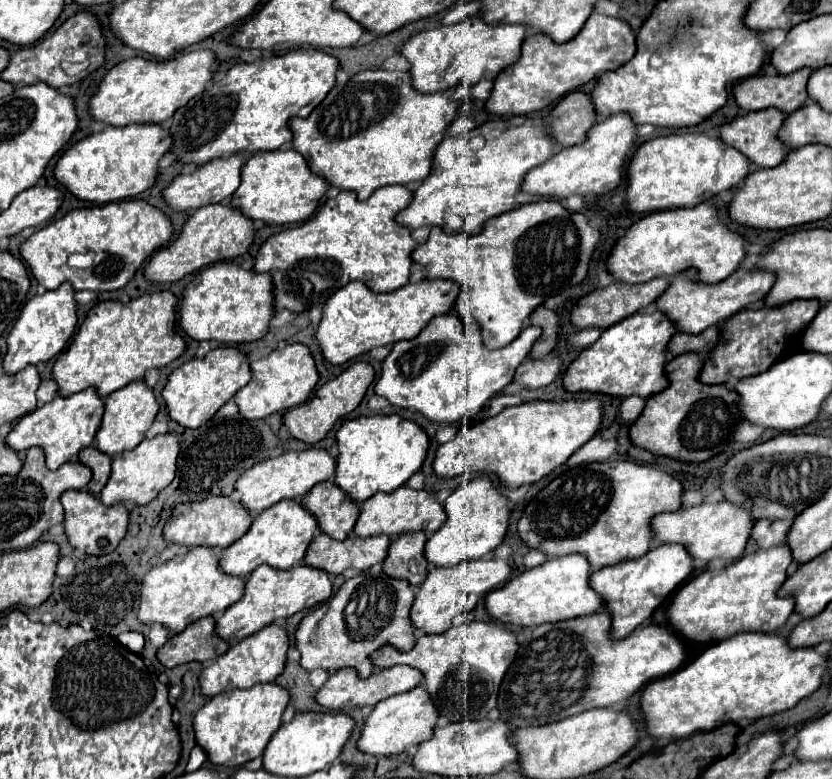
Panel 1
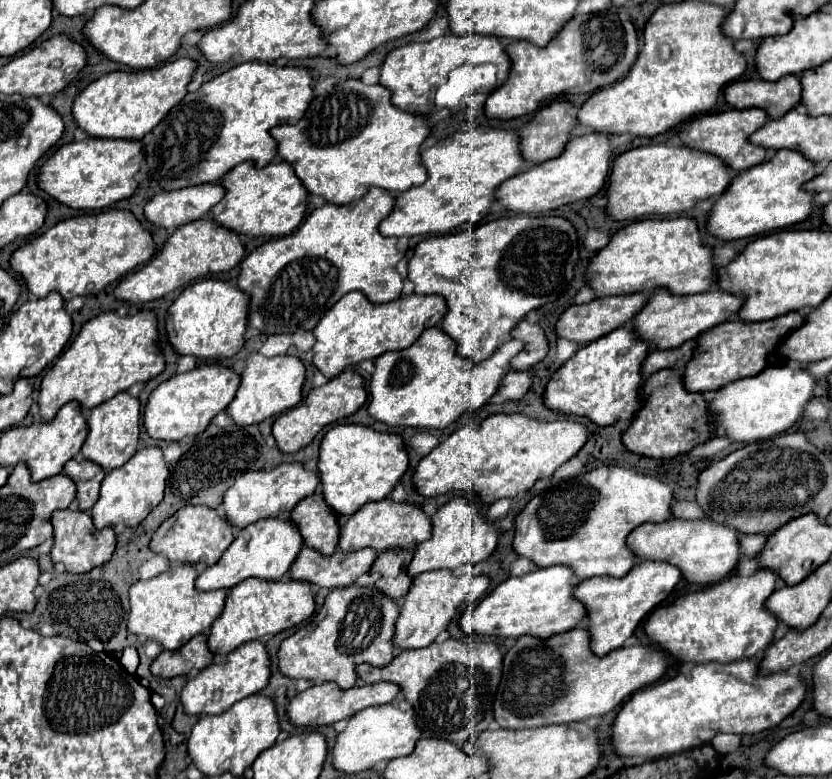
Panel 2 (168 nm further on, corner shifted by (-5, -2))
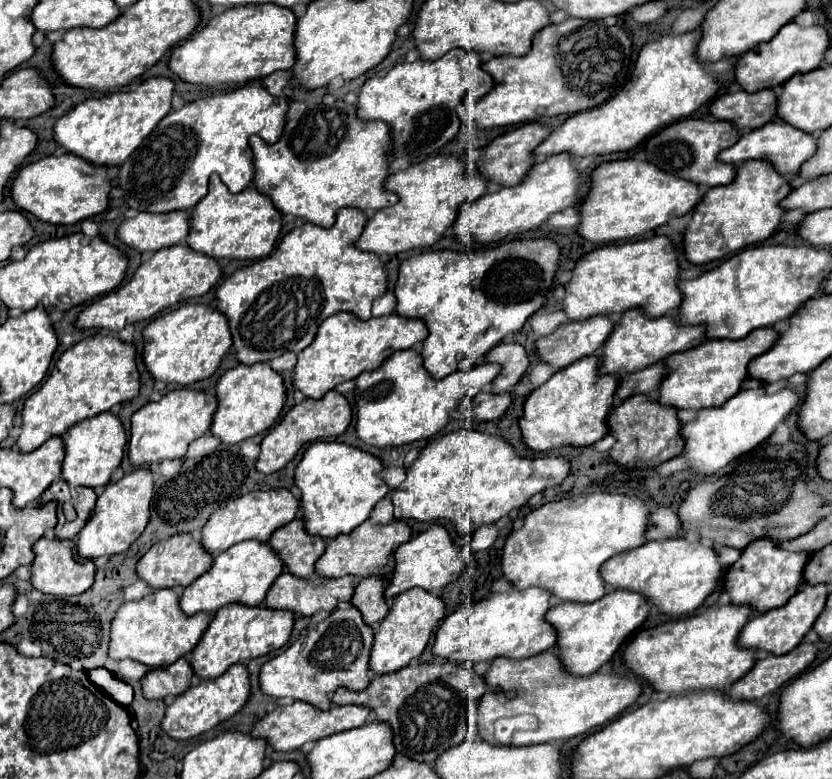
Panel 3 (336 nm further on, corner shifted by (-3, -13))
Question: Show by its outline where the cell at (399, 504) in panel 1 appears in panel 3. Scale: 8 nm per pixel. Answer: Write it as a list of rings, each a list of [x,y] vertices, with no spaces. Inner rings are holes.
[[[393,520],[389,524],[371,524],[363,522],[349,534],[341,534],[335,540],[327,542],[327,548],[317,560],[315,574],[323,578],[341,578],[341,576],[355,576],[355,578],[367,578],[367,576],[381,576],[385,580],[391,578],[393,572],[393,552],[411,538],[411,528],[403,520]]]

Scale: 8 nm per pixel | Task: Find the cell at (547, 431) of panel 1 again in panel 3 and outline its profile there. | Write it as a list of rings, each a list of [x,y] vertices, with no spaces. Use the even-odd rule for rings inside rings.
[[[459,430],[445,434],[441,438],[431,440],[421,452],[419,458],[407,468],[407,478],[401,486],[391,492],[393,502],[393,518],[395,520],[419,520],[419,522],[435,522],[449,520],[459,536],[473,534],[485,524],[497,522],[501,516],[507,516],[513,508],[521,508],[535,494],[545,492],[561,484],[569,474],[569,462],[565,458],[519,458],[509,442],[499,436],[489,436],[483,432]]]

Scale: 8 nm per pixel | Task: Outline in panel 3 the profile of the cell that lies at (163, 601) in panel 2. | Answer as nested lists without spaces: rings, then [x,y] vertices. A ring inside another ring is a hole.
[[[171,588],[153,590],[151,594],[143,596],[137,602],[125,602],[109,630],[109,650],[107,656],[113,660],[131,658],[141,662],[147,668],[165,668],[175,660],[187,656],[191,648],[199,642],[205,628],[209,626],[209,614],[193,614],[185,616],[179,608],[179,594]]]

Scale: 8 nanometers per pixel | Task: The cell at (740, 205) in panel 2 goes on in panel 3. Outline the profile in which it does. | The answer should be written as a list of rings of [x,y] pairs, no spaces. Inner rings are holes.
[[[747,160],[747,162],[739,164],[735,180],[731,184],[705,190],[705,194],[699,200],[699,204],[693,208],[693,212],[689,216],[689,222],[685,226],[685,232],[683,232],[685,258],[691,264],[707,264],[707,262],[713,262],[713,260],[729,256],[729,252],[737,252],[737,250],[741,250],[745,246],[751,246],[751,244],[767,240],[781,224],[781,216],[783,216],[785,210],[779,206],[779,202],[789,192],[791,192],[791,186],[789,186],[787,178],[777,174],[771,164],[767,164],[763,160]]]

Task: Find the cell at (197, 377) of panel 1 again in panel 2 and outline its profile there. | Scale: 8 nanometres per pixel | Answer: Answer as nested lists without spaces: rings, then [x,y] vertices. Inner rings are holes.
[[[221,363],[213,365],[199,365],[193,371],[179,373],[171,377],[169,381],[161,383],[149,397],[149,403],[145,407],[143,425],[147,433],[153,439],[167,439],[167,441],[179,441],[183,435],[197,435],[205,431],[209,421],[225,411],[229,403],[233,401],[239,385],[239,373],[235,373],[231,367],[225,367]]]

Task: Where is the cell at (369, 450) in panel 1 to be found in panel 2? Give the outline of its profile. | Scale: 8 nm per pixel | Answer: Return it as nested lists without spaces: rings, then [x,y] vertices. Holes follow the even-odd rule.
[[[335,425],[321,441],[319,473],[321,493],[337,515],[353,515],[367,501],[385,499],[409,469],[409,453],[401,445],[401,435],[381,433],[367,425]]]

